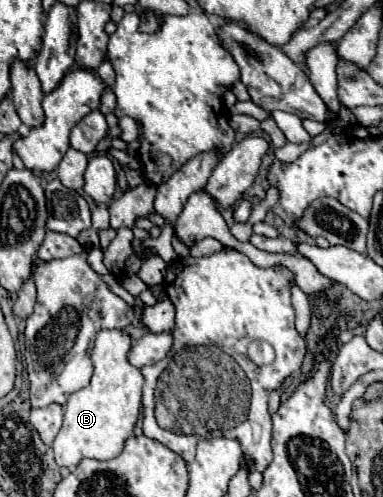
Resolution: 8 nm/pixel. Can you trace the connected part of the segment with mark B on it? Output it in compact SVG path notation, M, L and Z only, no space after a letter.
M101 330L97 334L95 346L93 346L93 366L95 366L95 374L91 378L91 384L87 388L81 388L77 392L73 392L65 404L65 420L63 426L53 442L53 452L55 452L55 462L59 466L77 466L83 458L95 458L95 460L111 460L115 458L123 446L125 440L129 436L133 436L133 428L135 422L139 418L141 412L141 388L143 388L143 376L141 370L135 368L129 360L127 354L131 350L131 336L125 330Z

